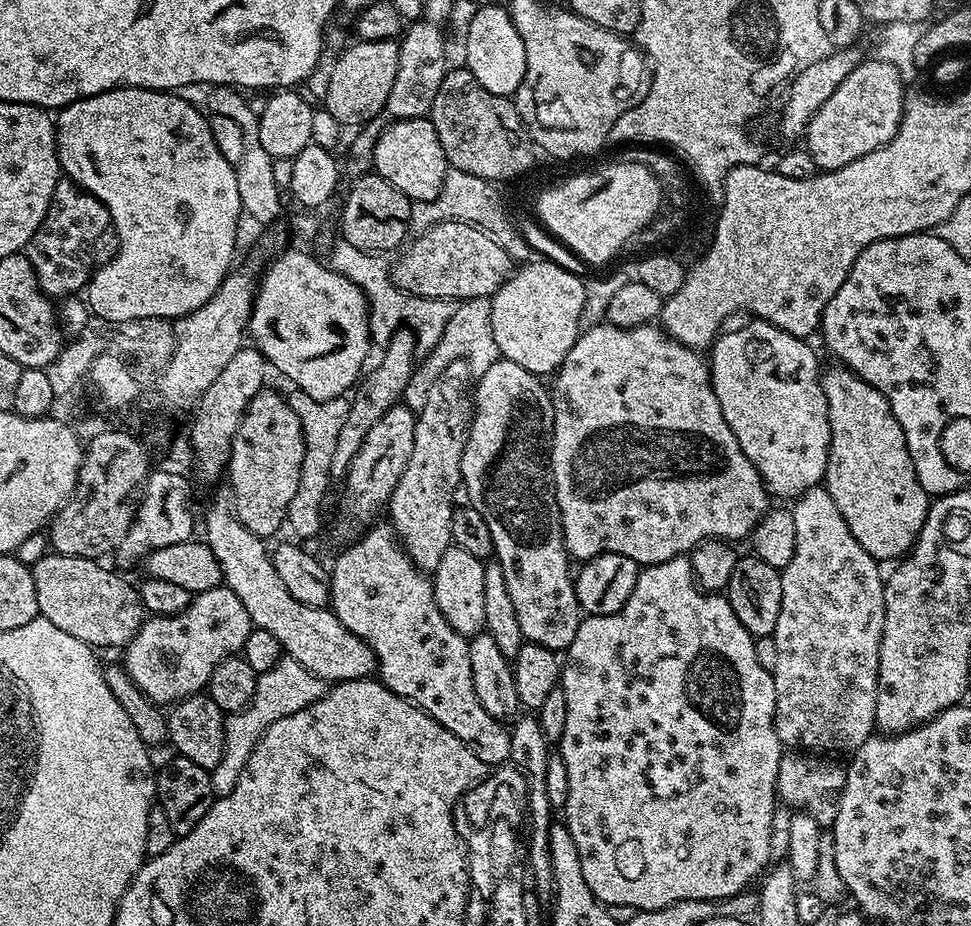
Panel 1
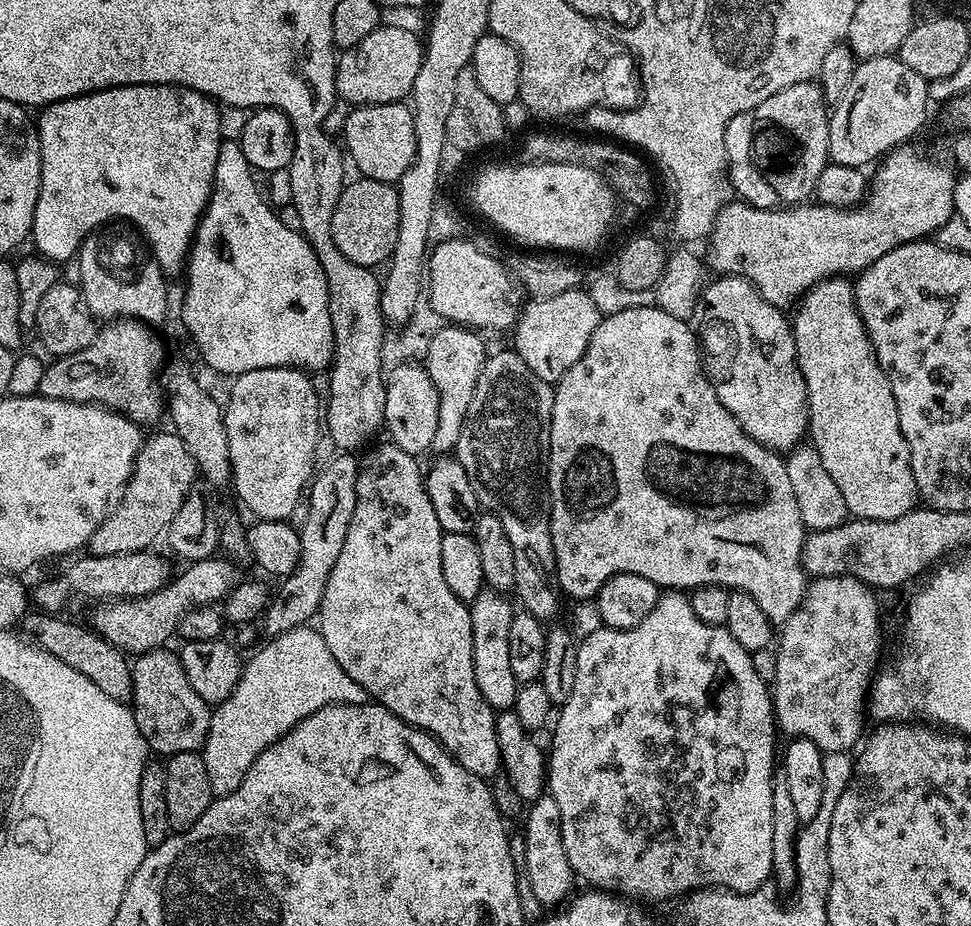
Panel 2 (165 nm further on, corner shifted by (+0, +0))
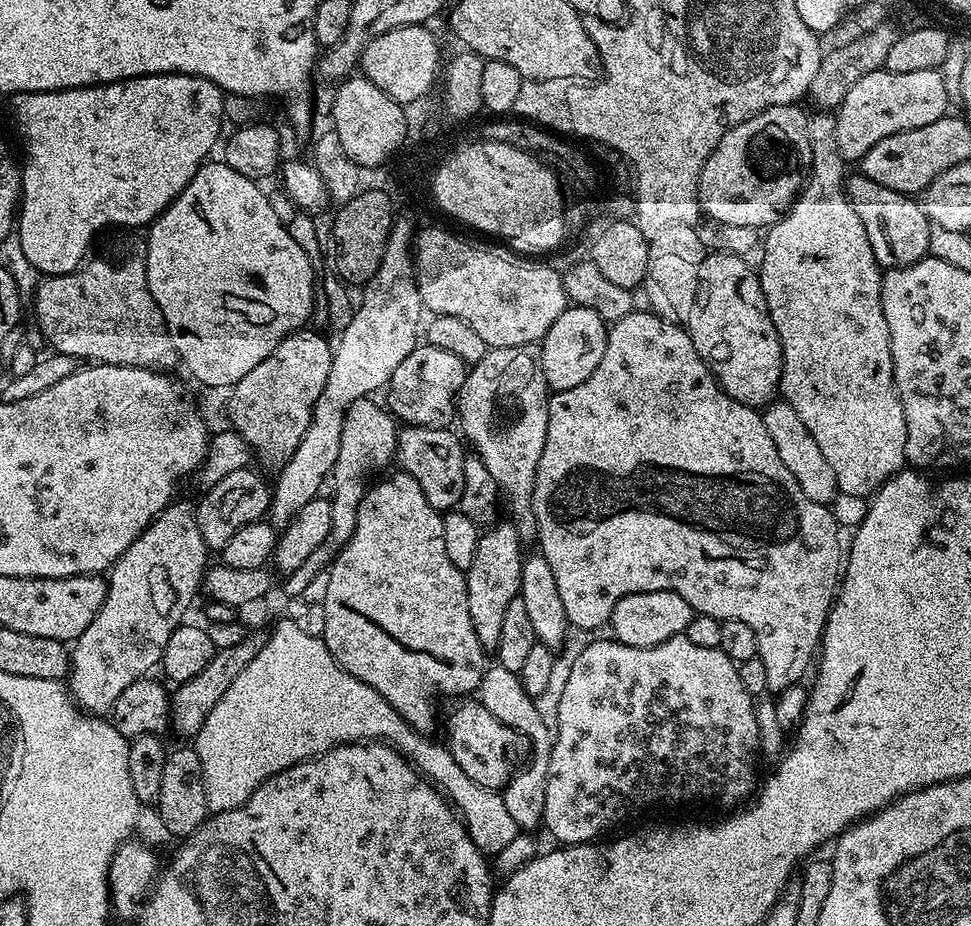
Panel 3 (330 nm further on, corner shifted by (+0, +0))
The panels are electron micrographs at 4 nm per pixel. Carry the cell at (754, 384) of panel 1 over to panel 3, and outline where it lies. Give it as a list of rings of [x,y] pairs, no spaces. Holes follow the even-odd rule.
[[[709,251],[700,268],[697,300],[692,315],[686,321],[686,331],[694,342],[694,350],[711,368],[721,388],[738,402],[760,410],[777,399],[780,386],[780,365],[782,346],[778,330],[772,327],[770,314],[764,307],[764,296],[758,290],[755,275],[748,276],[748,264],[740,256],[732,252]]]

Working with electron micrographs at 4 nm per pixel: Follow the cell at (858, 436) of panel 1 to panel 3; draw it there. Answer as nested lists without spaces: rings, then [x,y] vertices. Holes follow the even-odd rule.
[[[820,110],[815,113],[808,122],[808,133],[810,134],[810,144],[812,150],[812,167],[804,181],[804,187],[801,188],[799,196],[796,201],[792,203],[791,208],[784,213],[783,218],[777,224],[773,224],[771,228],[767,229],[764,240],[764,257],[760,260],[760,272],[758,271],[758,290],[764,296],[764,307],[770,314],[772,320],[772,327],[778,330],[780,335],[780,345],[782,346],[782,358],[784,361],[780,365],[780,386],[779,391],[782,393],[783,399],[790,406],[794,406],[794,410],[798,410],[798,418],[802,418],[802,422],[806,425],[806,430],[810,430],[810,435],[814,437],[814,442],[818,442],[818,447],[822,449],[822,455],[826,458],[826,462],[830,462],[830,470],[834,470],[834,478],[836,479],[836,486],[840,492],[846,494],[854,494],[855,496],[862,496],[865,498],[871,497],[877,488],[886,483],[897,472],[905,467],[906,461],[904,458],[904,447],[906,446],[906,414],[902,410],[902,402],[900,395],[896,389],[896,380],[894,379],[894,370],[892,369],[892,355],[890,354],[890,330],[886,326],[886,314],[882,314],[882,282],[880,281],[882,269],[880,263],[874,258],[874,250],[870,250],[870,238],[866,238],[866,229],[862,227],[862,221],[859,220],[858,214],[854,214],[854,206],[850,206],[848,195],[844,192],[844,181],[846,179],[846,161],[840,155],[838,150],[838,138],[836,137],[836,118],[831,111]]]

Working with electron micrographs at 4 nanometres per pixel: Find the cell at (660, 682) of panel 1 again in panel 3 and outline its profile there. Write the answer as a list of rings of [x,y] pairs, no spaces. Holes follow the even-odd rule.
[[[686,634],[649,648],[626,646],[619,644],[615,638],[607,639],[586,645],[573,658],[572,665],[568,668],[568,677],[560,688],[560,701],[554,712],[558,730],[552,741],[550,774],[546,774],[546,810],[543,823],[543,827],[548,828],[549,834],[556,839],[555,843],[560,846],[591,844],[599,841],[603,832],[608,832],[611,828],[626,823],[631,816],[636,816],[647,808],[656,808],[659,804],[692,804],[695,800],[713,800],[716,804],[743,805],[758,788],[758,779],[756,780],[756,772],[752,767],[756,764],[756,756],[758,757],[760,735],[756,704],[746,686],[742,686],[742,678],[738,678],[738,665],[721,648],[694,646],[694,642],[690,642]]]

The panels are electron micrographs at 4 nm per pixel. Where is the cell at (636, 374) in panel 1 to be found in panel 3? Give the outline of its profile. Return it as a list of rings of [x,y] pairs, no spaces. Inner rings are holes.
[[[634,310],[630,314],[626,314],[626,318],[615,321],[609,327],[606,354],[602,354],[602,362],[598,362],[598,370],[594,370],[594,374],[590,374],[590,378],[586,378],[586,382],[574,386],[574,390],[562,390],[561,392],[552,392],[549,395],[546,442],[542,446],[542,458],[538,458],[538,470],[536,471],[536,481],[532,491],[532,509],[536,515],[536,540],[538,545],[540,544],[540,548],[538,548],[539,555],[544,556],[546,562],[550,562],[550,570],[554,574],[554,583],[558,586],[558,595],[562,597],[562,607],[566,609],[566,618],[573,629],[600,628],[603,624],[605,627],[612,619],[614,606],[619,600],[626,598],[626,594],[670,590],[674,594],[682,594],[682,598],[686,598],[686,602],[690,602],[693,613],[709,616],[718,621],[733,620],[734,622],[742,622],[745,626],[750,626],[750,630],[754,630],[754,634],[758,638],[758,656],[766,662],[766,682],[772,680],[772,684],[776,684],[776,688],[786,690],[790,686],[801,683],[807,672],[809,675],[824,638],[824,627],[828,621],[828,612],[836,602],[836,593],[840,587],[842,576],[840,536],[842,536],[842,529],[836,525],[836,519],[829,505],[814,502],[814,498],[806,498],[806,494],[802,494],[802,486],[798,486],[794,474],[790,474],[790,470],[786,470],[785,464],[782,463],[782,457],[778,455],[778,450],[774,447],[774,441],[772,441],[770,433],[766,430],[763,415],[757,409],[738,402],[730,394],[724,392],[716,377],[713,376],[711,368],[700,357],[698,350],[694,350],[694,342],[688,336],[687,331],[679,323],[666,321],[653,311],[638,312]]]

